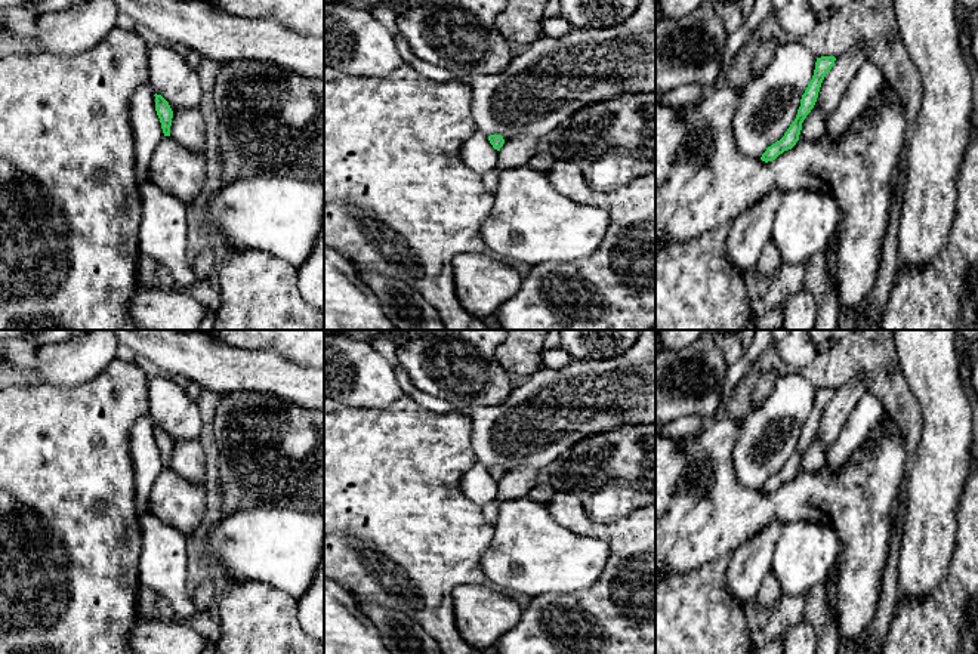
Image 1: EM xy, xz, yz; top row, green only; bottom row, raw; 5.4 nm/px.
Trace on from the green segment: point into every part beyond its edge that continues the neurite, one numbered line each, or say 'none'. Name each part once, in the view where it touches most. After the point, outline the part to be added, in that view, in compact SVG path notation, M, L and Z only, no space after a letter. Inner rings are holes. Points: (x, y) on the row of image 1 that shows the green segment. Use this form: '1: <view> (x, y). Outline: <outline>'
none

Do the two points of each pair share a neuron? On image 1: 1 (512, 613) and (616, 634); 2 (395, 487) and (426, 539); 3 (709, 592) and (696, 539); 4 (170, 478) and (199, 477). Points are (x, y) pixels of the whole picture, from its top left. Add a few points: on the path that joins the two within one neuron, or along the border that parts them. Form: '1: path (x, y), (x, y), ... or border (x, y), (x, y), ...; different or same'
1: border (523, 610), (521, 619), (499, 638); different
2: path (395, 500), (395, 508), (413, 526); same
3: border (725, 558), (670, 576); different
4: border (170, 466), (190, 481), (204, 486); different

